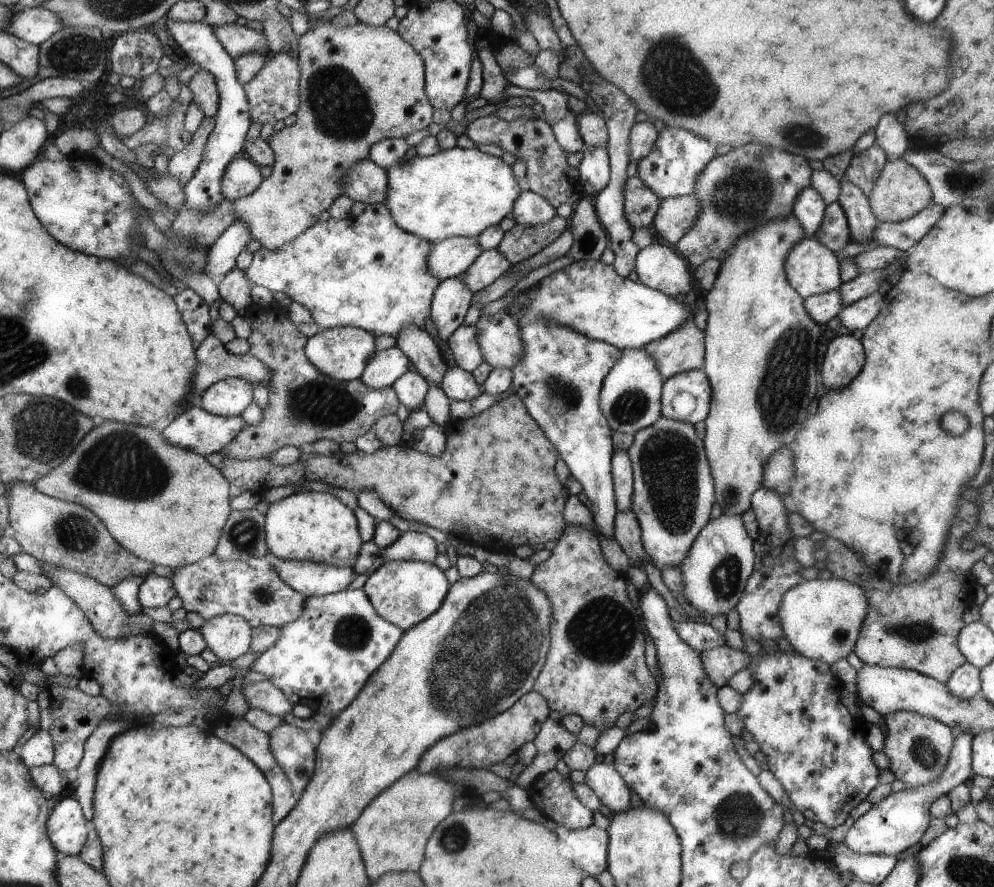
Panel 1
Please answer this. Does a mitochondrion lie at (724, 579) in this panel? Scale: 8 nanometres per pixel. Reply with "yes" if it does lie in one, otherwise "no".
yes

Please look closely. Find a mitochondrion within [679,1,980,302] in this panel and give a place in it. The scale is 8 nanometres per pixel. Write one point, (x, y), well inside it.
(744, 193)

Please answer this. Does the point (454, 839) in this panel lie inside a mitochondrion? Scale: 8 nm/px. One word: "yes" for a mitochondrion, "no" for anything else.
yes

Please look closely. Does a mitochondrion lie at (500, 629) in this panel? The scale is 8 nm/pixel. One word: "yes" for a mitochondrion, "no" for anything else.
yes

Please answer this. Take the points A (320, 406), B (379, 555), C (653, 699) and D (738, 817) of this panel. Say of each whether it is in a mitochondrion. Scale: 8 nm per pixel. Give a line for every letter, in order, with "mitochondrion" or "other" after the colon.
A: mitochondrion
B: other
C: other
D: mitochondrion

